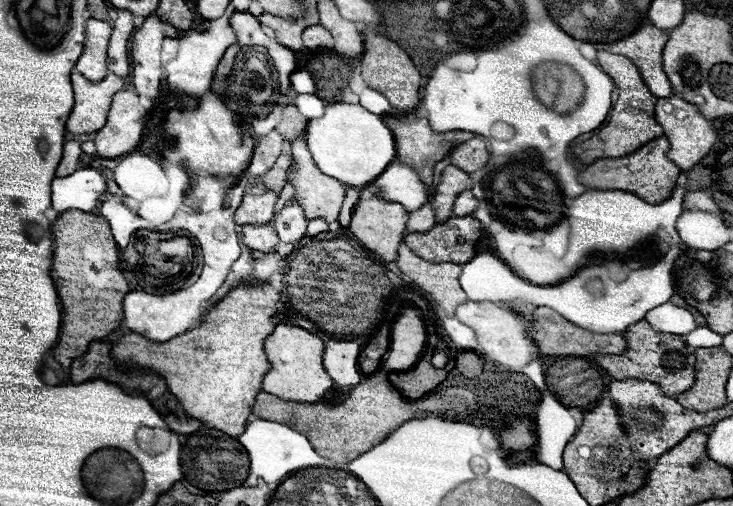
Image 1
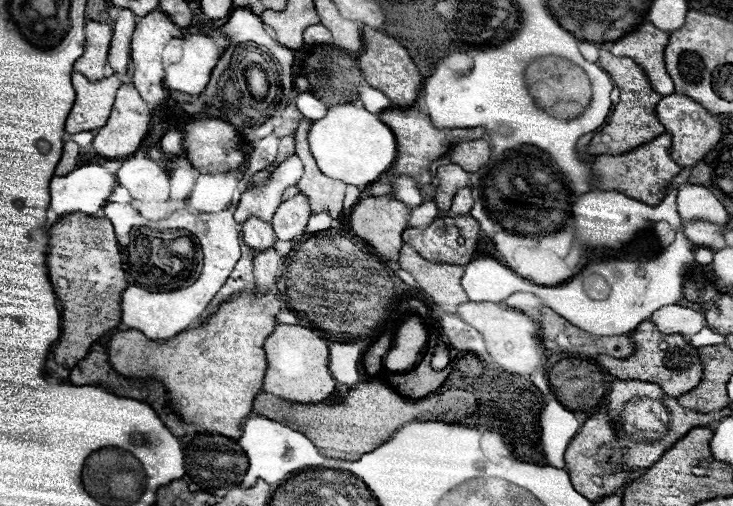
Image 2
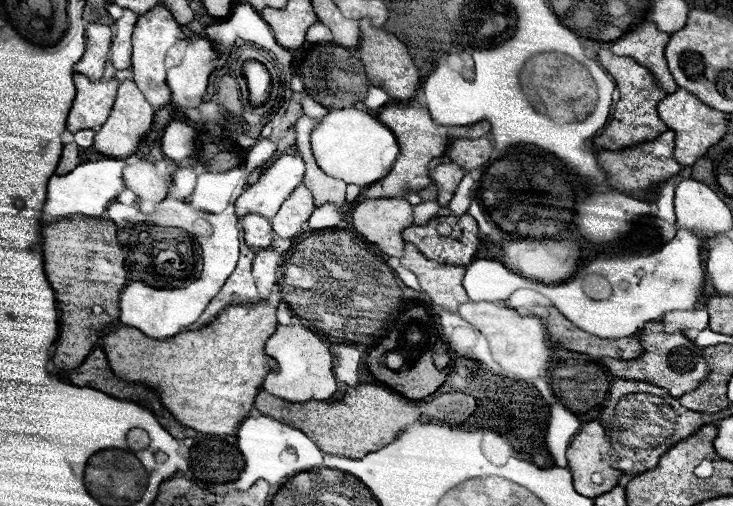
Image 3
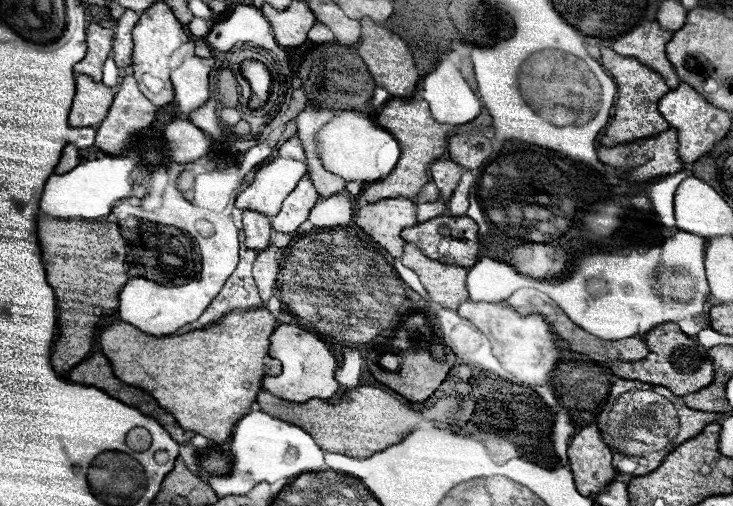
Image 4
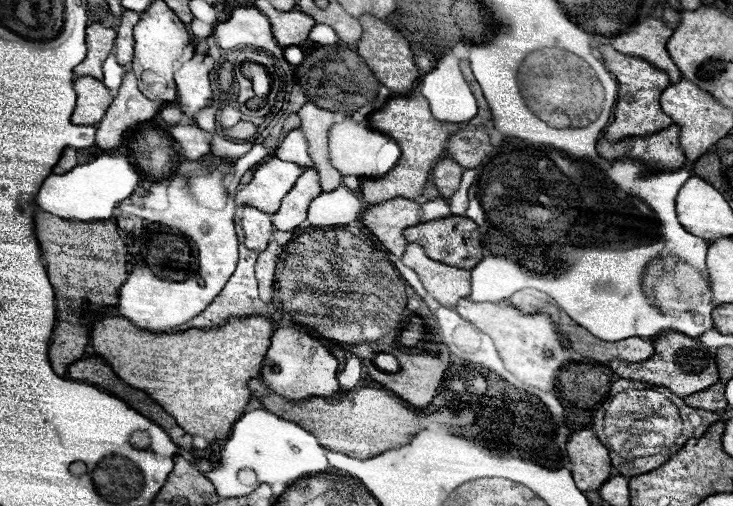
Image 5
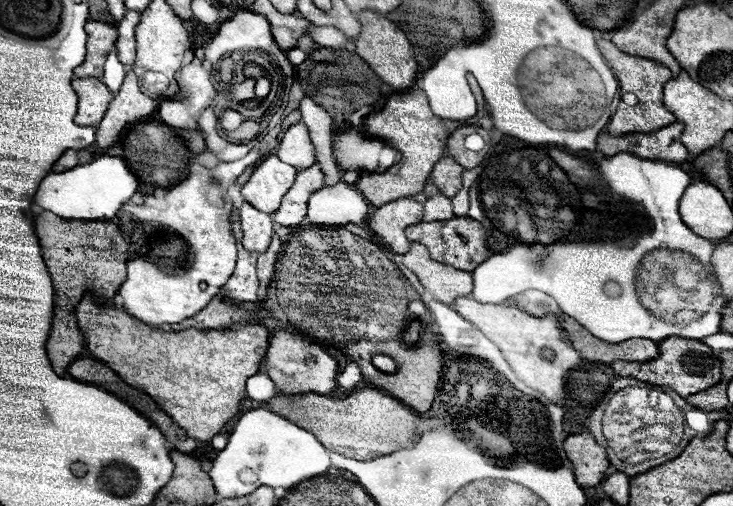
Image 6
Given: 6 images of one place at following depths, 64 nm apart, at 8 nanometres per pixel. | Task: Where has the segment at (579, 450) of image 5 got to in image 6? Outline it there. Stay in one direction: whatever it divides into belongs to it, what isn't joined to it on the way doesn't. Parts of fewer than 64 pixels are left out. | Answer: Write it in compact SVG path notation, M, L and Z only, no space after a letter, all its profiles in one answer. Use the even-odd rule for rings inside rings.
M582 432L582 434L568 436L564 440L564 450L568 454L568 460L574 466L576 482L582 488L596 486L604 480L610 462L606 458L606 450L596 444L592 434Z

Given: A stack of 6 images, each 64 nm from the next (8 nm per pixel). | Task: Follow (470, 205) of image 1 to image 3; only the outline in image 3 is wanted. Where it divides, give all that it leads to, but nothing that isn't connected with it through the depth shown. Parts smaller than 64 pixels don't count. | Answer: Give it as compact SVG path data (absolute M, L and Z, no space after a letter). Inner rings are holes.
M466 172L464 178L462 178L462 182L460 182L460 186L458 186L458 190L454 192L454 196L452 196L450 204L448 204L448 208L452 210L454 216L466 214L466 210L468 210L468 206L470 206L470 190L472 190L472 186L474 186L474 180L472 180L470 174Z

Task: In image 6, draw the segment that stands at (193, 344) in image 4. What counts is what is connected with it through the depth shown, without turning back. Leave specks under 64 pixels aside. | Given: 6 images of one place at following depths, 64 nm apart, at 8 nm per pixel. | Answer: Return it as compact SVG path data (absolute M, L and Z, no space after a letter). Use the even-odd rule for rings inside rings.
M84 294L76 306L76 316L90 354L118 372L126 384L152 396L188 436L202 442L212 440L240 412L246 398L246 380L258 374L270 342L270 332L260 324L226 332L164 332L136 320L122 308L102 306L92 294Z

